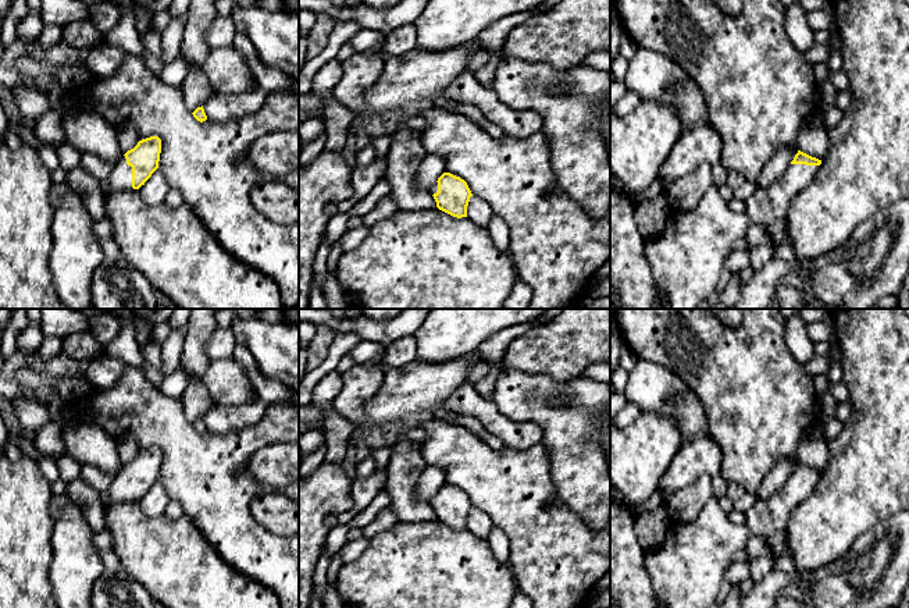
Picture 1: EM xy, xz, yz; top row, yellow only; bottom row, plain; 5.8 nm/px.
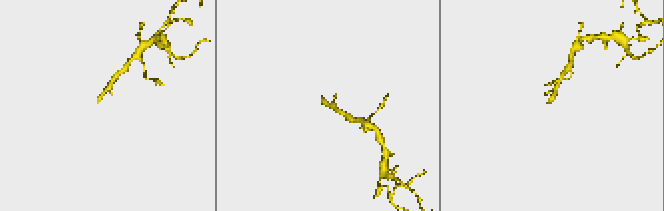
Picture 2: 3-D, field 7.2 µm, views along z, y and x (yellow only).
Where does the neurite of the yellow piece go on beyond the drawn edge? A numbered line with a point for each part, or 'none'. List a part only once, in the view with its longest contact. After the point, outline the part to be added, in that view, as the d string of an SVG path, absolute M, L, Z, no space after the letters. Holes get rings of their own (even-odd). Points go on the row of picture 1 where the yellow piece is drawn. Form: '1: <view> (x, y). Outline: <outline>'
1: xy (120, 178). Outline: M125 156L120 159L108 178L103 184L104 193L132 188L132 167L126 164Z

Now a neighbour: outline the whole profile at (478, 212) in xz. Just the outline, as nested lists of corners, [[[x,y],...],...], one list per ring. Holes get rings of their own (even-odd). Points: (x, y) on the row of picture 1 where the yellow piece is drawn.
[[[471,196],[467,206],[467,217],[481,227],[488,227],[491,218],[493,216],[492,209],[488,203],[477,196]]]

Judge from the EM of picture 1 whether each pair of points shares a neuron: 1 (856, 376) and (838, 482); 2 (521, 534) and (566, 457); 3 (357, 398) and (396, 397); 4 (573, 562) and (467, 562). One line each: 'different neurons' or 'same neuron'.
1: same neuron
2: different neurons
3: different neurons
4: different neurons

